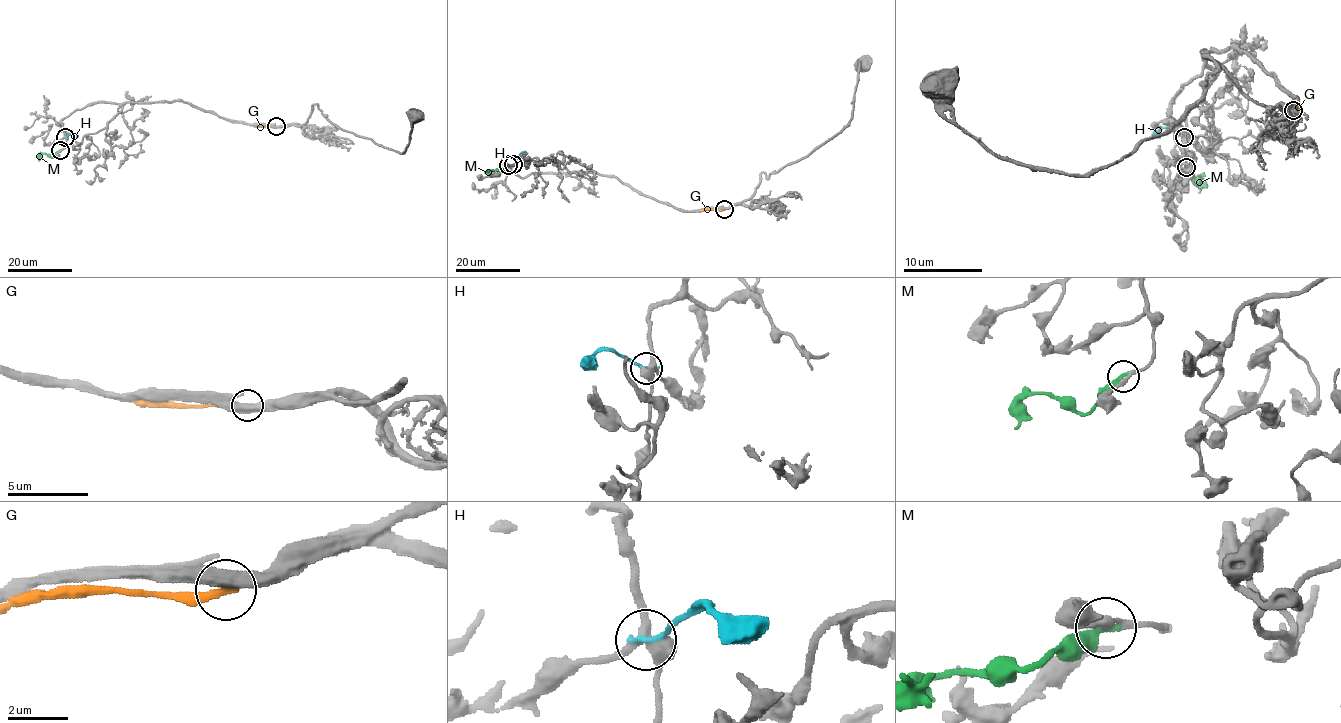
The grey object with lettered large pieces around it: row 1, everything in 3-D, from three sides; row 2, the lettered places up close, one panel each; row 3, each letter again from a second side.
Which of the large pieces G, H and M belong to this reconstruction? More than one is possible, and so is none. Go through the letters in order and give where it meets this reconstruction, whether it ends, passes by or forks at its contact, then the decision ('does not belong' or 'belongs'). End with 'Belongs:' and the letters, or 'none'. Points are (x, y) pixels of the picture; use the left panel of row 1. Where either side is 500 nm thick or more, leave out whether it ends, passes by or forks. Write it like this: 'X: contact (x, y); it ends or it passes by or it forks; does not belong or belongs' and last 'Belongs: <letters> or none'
G: contact (276, 126); it ends; does not belong
H: contact (65, 137); it ends; does not belong
M: contact (60, 150); it ends; belongs
Belongs: M

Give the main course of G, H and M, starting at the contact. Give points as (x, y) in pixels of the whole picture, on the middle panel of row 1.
G: (724, 209), (699, 212)
H: (513, 164), (526, 152)
M: (508, 165), (486, 170)

